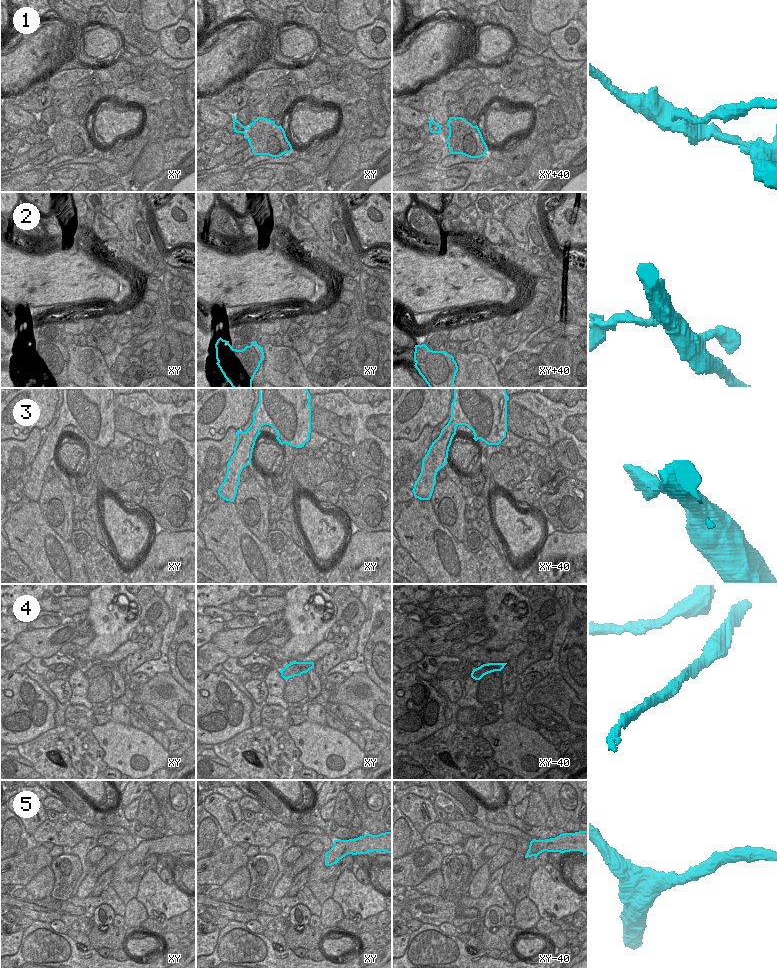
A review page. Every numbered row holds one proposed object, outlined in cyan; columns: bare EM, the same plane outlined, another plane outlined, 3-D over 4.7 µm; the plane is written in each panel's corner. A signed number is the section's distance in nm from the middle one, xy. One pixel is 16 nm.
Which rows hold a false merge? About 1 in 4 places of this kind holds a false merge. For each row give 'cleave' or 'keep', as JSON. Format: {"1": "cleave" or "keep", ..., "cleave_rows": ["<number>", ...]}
{"1": "cleave", "2": "keep", "3": "keep", "4": "keep", "5": "keep", "cleave_rows": ["1"]}

